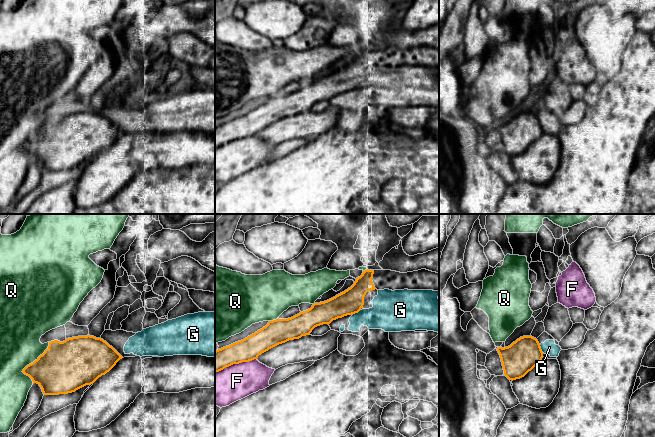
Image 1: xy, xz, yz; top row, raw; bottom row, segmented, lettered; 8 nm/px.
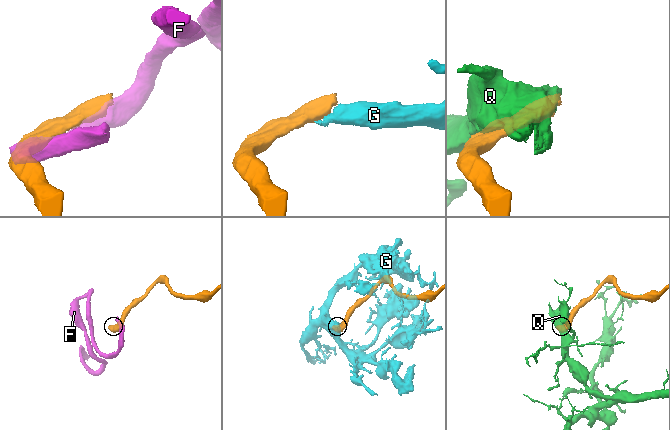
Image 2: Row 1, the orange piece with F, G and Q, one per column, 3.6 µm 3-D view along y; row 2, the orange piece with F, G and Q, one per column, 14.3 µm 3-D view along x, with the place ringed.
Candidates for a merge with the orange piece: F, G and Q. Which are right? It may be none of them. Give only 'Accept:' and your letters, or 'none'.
Accept: G

